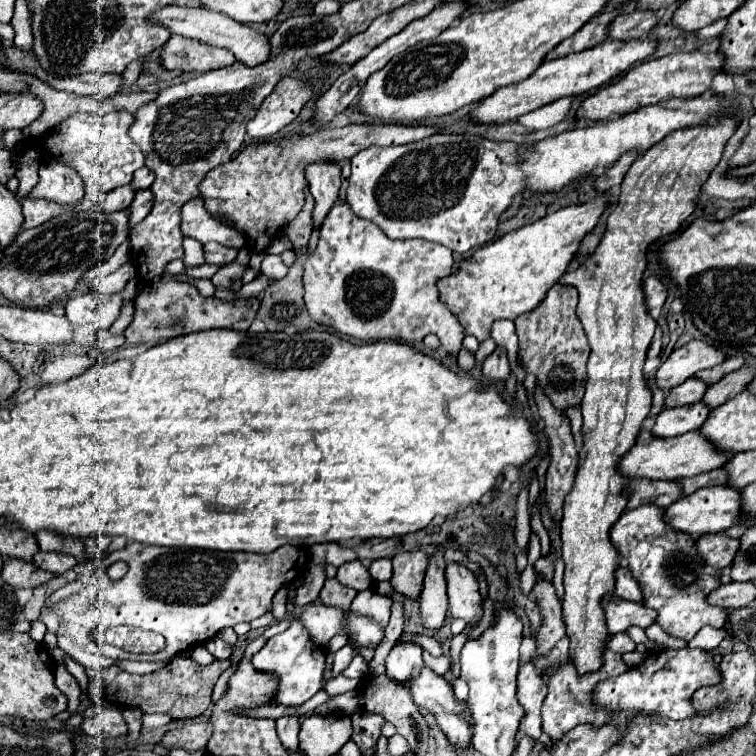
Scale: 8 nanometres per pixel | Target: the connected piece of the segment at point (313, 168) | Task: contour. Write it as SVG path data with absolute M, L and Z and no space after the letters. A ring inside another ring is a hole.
M311 162L305 166L305 178L311 186L311 194L315 198L313 222L319 226L331 206L337 202L337 192L341 186L341 168L335 162Z

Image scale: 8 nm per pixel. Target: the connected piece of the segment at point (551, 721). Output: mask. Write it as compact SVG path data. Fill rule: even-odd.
M611 650L605 652L605 664L603 664L603 668L599 672L591 672L591 674L579 676L571 662L561 666L559 670L553 670L549 674L549 680L547 680L549 694L547 694L545 702L543 702L543 712L541 712L541 716L543 716L543 732L551 738L551 742L561 740L569 730L573 730L579 724L591 724L595 728L605 726L611 720L613 712L605 710L605 708L601 708L601 706L597 706L593 702L595 686L601 680L605 680L609 676L619 676L619 674L623 674L627 670L629 670L629 666L623 662L623 658L619 654L615 654L615 652L611 652Z

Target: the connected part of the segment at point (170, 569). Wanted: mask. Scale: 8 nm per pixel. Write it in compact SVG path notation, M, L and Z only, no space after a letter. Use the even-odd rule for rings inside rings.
M131 542L123 550L111 552L107 558L107 568L123 560L129 564L129 572L121 580L101 580L95 576L89 586L85 586L79 594L67 598L59 606L55 606L57 614L69 628L69 638L77 642L79 646L85 642L85 638L95 630L95 624L99 626L137 626L151 632L161 632L165 638L165 648L157 654L127 654L117 652L115 660L169 660L173 654L183 652L193 646L205 644L209 638L213 638L219 630L227 626L235 626L239 622L251 622L267 612L271 612L271 602L277 590L281 590L285 584L293 582L299 572L305 570L309 556L305 548L297 546L281 546L269 556L253 556L249 552L205 552L205 550L193 550L193 548L161 548L151 544L137 544ZM241 592L255 596L255 598L241 598Z

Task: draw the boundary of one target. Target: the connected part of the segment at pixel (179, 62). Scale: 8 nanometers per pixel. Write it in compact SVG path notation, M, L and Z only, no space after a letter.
M173 34L163 46L159 60L167 70L179 68L185 74L201 74L215 68L231 66L235 62L235 56L221 48L209 48L207 44L197 44L197 40L185 40Z

